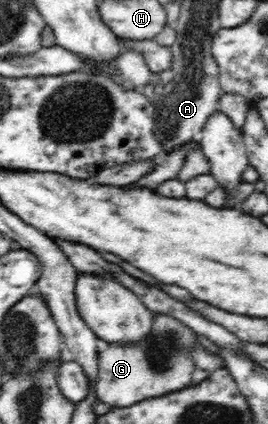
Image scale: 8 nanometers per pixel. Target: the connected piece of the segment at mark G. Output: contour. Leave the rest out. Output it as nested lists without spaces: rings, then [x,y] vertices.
[[[155,314],[153,327],[150,328],[149,336],[142,342],[128,342],[128,344],[112,344],[104,342],[98,350],[98,381],[95,387],[97,398],[116,408],[126,408],[142,400],[164,396],[174,392],[182,391],[191,384],[192,372],[195,369],[195,362],[191,357],[193,346],[198,343],[200,334],[194,332],[182,323],[168,315]]]

